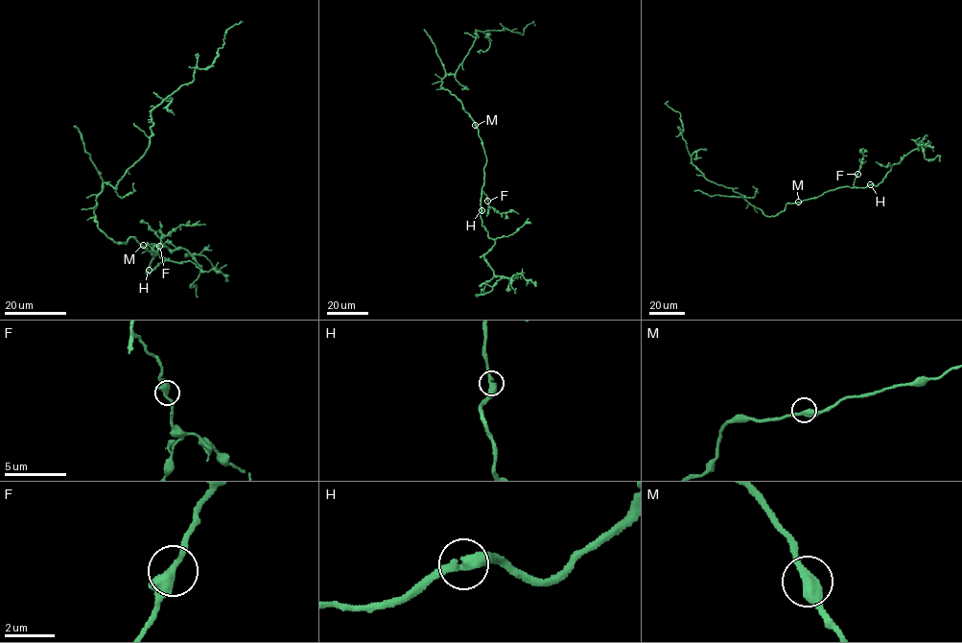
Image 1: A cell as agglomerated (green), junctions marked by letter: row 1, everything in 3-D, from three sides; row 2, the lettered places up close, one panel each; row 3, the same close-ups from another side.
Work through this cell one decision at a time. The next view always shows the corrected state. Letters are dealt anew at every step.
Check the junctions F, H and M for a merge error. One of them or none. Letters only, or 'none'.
none

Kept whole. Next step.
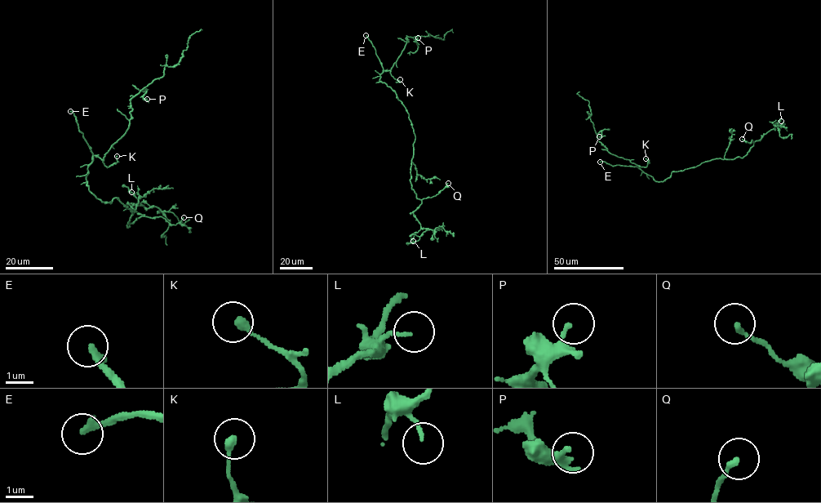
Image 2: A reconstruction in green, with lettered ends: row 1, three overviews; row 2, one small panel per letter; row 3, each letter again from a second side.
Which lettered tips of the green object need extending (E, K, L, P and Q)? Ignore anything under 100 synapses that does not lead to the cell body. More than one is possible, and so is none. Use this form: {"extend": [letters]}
{"extend": ["E"]}

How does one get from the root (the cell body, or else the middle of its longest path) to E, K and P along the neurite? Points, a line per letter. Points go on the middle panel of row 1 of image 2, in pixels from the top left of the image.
E: (398, 99), (392, 88), (379, 81), (383, 70), (382, 64), (366, 35)
K: (398, 99), (392, 88), (380, 82), (380, 74), (388, 70), (399, 82), (400, 79)
P: (398, 99), (392, 88), (380, 82), (380, 74), (390, 70), (407, 42), (406, 37), (417, 43), (418, 37)

